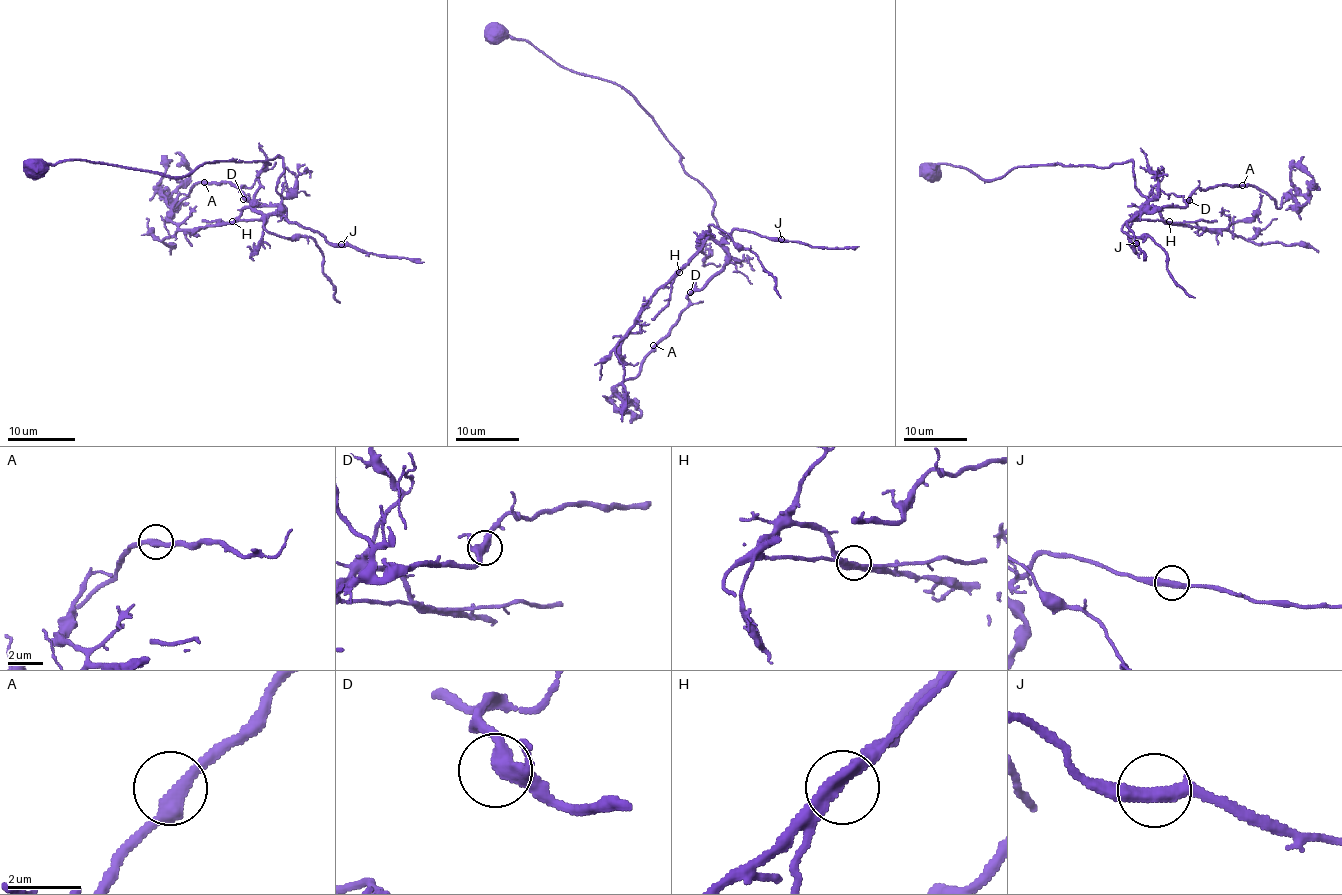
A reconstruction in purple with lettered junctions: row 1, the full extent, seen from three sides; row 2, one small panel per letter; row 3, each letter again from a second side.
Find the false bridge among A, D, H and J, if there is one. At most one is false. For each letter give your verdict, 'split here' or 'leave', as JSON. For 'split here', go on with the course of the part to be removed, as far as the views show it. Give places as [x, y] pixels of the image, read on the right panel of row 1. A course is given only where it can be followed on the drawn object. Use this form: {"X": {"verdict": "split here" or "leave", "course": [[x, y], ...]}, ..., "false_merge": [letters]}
{"A": {"verdict": "leave"}, "D": {"verdict": "leave"}, "H": {"verdict": "split here", "course": [[1168, 221], [1132, 219], [1122, 230], [1132, 237], [1148, 235], [1165, 253], [1170, 276], [1195, 297]]}, "J": {"verdict": "leave"}, "false_merge": ["H"]}

